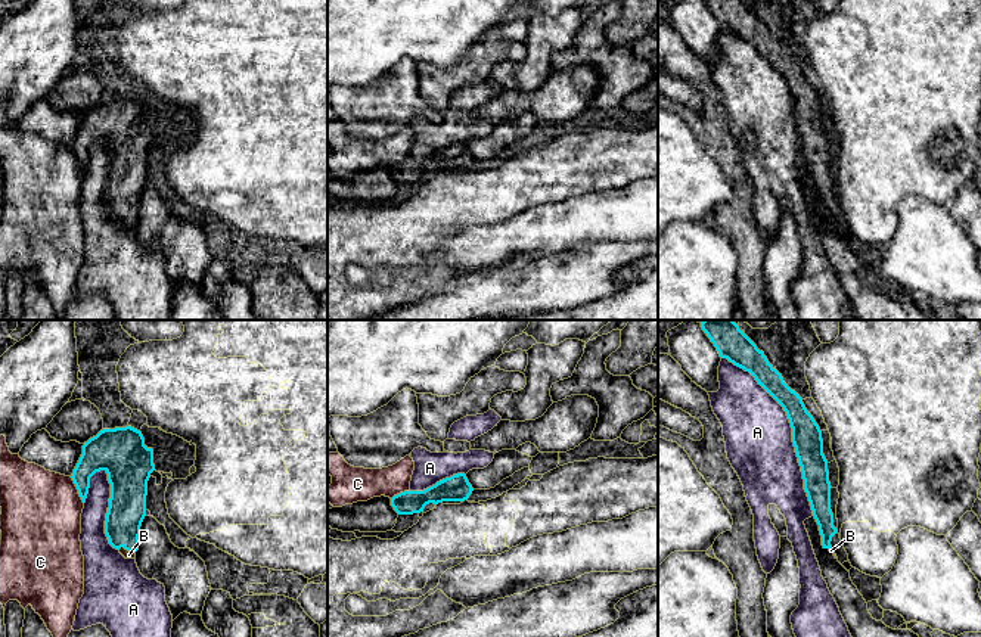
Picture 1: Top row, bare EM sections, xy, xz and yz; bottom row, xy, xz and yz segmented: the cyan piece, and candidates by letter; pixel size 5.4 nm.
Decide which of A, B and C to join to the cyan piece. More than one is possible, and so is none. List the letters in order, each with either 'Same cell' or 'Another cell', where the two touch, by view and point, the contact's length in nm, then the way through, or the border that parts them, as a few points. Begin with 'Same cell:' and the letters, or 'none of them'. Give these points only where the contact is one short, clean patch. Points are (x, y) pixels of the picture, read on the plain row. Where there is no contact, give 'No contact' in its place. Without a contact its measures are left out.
Same cell: B
A: Another cell. Touches cyan at yz (792, 101). Shared border 1000 nm
B: Same cell. Touches cyan at xy (127, 218). Shared border 100 nm. Path across: xy (127, 174), (127, 218), (129, 224)
C: Another cell. Touches cyan at xy (77, 158). Shared border 170 nm. Boundary: xy (70, 146), (83, 173)

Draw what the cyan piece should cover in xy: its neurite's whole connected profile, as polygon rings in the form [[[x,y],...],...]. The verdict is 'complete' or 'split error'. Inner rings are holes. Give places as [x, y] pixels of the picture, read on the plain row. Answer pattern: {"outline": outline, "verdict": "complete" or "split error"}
{"outline": [[[131,96],[103,99],[84,112],[71,146],[83,173],[90,147],[100,140],[108,143],[111,153],[105,203],[125,229],[136,229],[146,186],[148,150],[155,140],[153,119],[145,115],[142,102]]], "verdict": "split error"}

